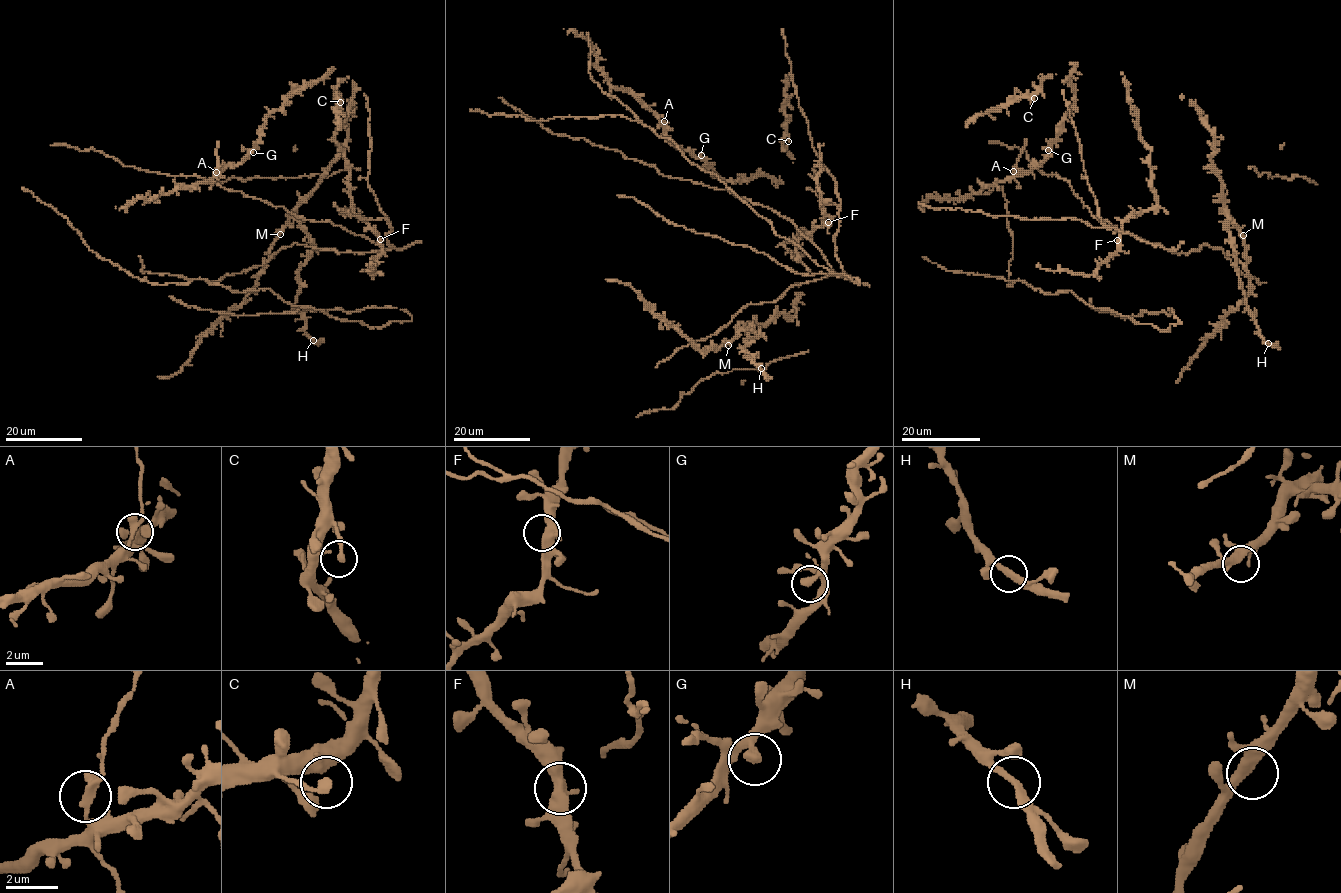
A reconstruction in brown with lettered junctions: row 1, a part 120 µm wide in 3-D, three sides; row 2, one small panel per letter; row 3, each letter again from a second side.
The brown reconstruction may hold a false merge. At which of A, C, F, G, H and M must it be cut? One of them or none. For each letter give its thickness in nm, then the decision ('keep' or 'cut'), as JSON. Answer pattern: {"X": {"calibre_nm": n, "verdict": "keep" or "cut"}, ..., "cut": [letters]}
{"A": {"calibre_nm": 320, "verdict": "cut"}, "C": {"calibre_nm": 320, "verdict": "keep"}, "F": {"calibre_nm": 480, "verdict": "keep"}, "G": {"calibre_nm": 320, "verdict": "keep"}, "H": {"calibre_nm": 280, "verdict": "keep"}, "M": {"calibre_nm": 360, "verdict": "keep"}, "cut": ["A"]}

